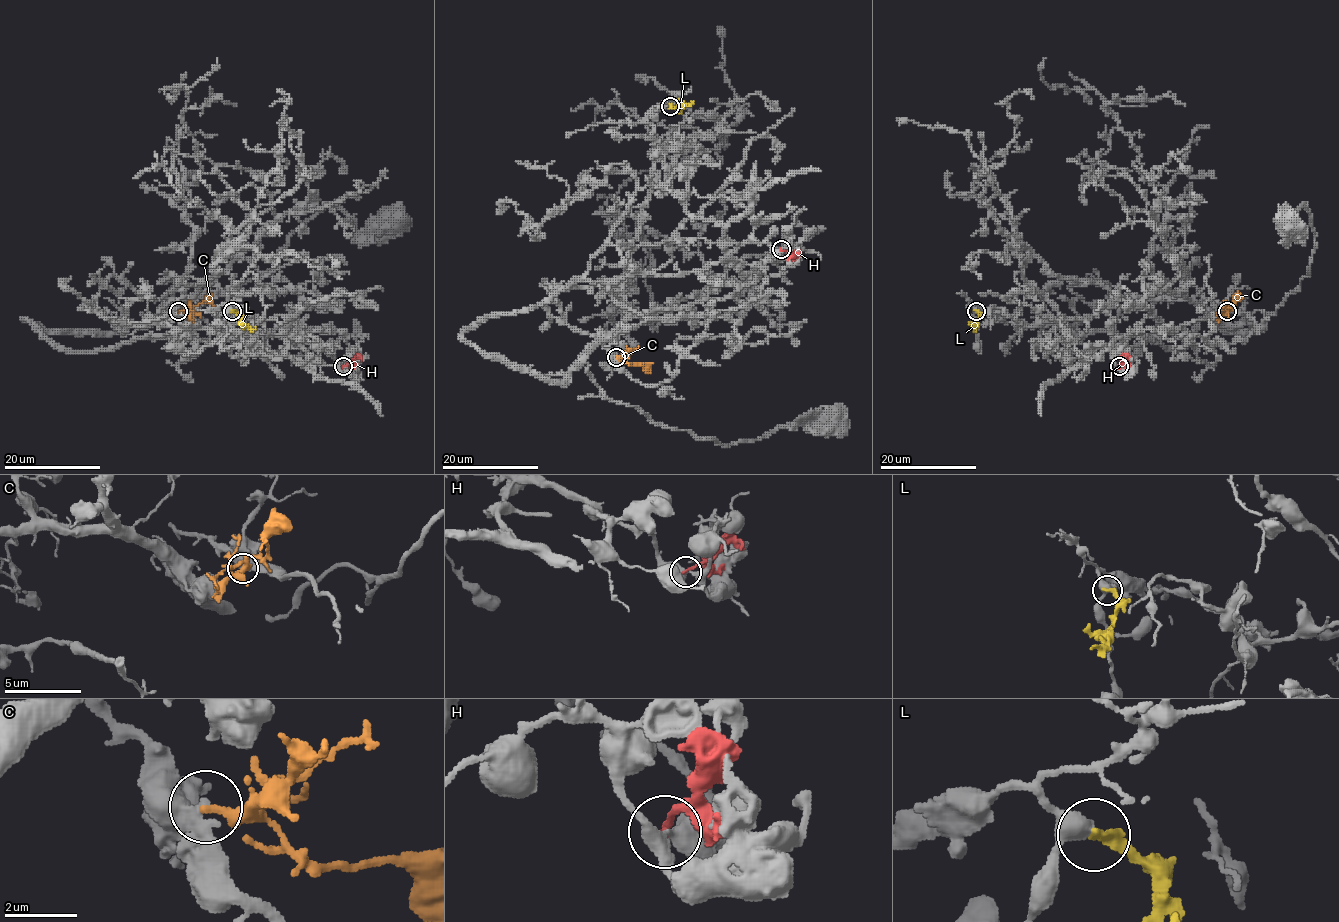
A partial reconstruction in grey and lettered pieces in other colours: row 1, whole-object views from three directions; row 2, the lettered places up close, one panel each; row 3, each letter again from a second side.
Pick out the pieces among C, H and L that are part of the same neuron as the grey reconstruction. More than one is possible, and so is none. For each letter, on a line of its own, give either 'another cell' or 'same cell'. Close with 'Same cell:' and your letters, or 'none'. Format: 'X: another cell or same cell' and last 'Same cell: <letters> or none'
C: another cell
H: another cell
L: another cell
Same cell: none

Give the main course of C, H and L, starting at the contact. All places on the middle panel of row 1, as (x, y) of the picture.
C: (616, 356), (622, 356), (632, 365), (644, 363), (651, 369)
H: (782, 249), (796, 253), (798, 249)
L: (670, 105), (682, 108), (693, 101)

